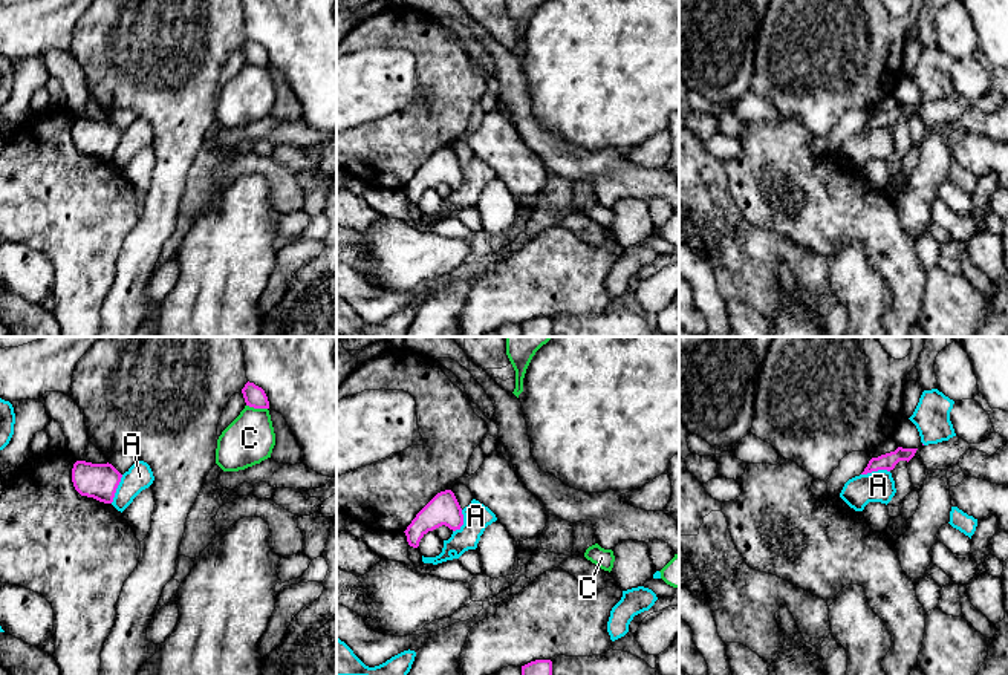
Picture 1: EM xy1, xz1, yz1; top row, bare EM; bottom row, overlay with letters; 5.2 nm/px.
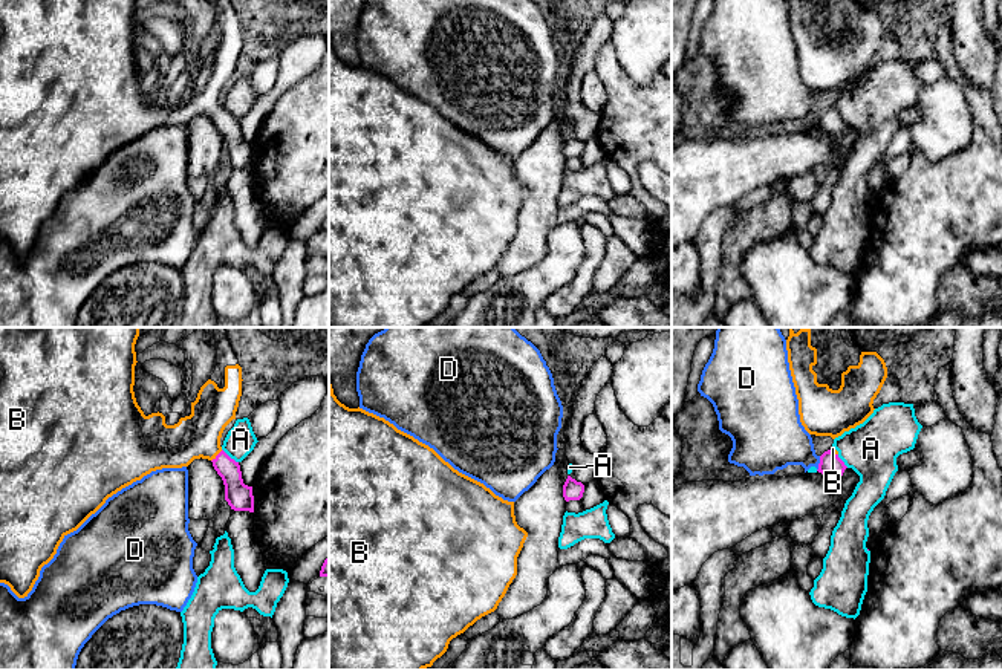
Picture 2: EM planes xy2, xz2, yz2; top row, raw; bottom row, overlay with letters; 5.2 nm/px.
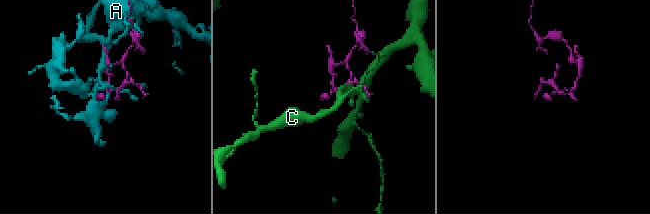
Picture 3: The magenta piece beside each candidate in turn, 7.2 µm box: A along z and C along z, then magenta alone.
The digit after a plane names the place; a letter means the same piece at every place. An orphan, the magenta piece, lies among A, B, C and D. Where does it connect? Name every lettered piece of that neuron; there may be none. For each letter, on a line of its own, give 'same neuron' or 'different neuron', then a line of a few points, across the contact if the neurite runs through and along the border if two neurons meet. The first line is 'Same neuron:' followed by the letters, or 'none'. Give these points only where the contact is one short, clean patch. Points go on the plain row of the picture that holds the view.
Same neuron: B
A: different neuron
B: same neuron; line xy2 (239, 153), (230, 129), (216, 113), (195, 94)
C: different neuron; line xy1 (247, 61), (256, 66), (266, 66)
D: different neuron; line yz2 (820, 113), (817, 127)

